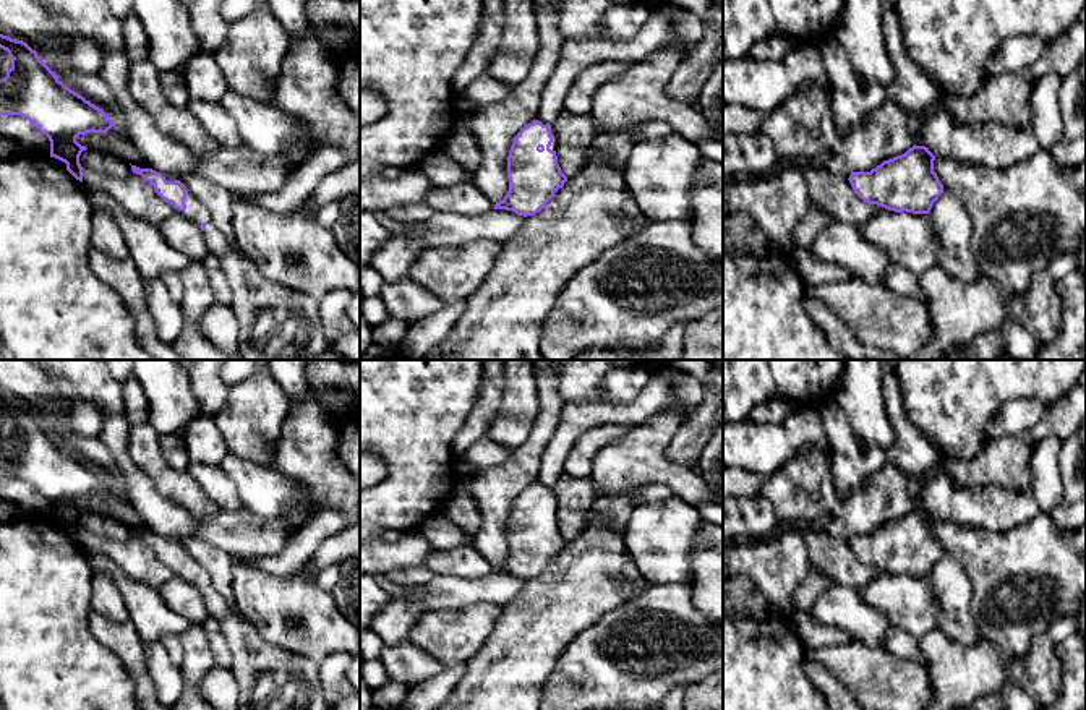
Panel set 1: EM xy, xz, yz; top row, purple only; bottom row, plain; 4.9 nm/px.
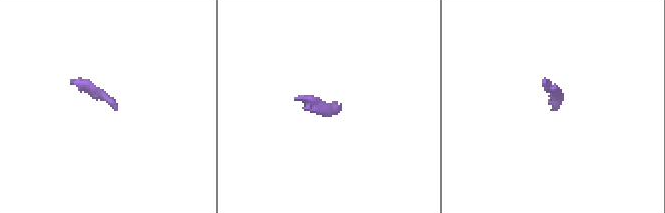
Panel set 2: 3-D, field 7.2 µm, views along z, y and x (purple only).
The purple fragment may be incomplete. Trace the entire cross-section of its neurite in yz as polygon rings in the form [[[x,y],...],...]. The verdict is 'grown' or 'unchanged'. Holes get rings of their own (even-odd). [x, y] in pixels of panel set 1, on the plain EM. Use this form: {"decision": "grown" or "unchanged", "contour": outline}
{"decision": "unchanged", "contour": [[[914,507],[870,535],[851,535],[848,543],[854,556],[869,567],[895,575],[929,577],[943,556],[934,524],[929,511]]]}

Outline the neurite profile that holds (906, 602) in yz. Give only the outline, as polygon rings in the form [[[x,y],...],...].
[[[882,574],[856,587],[896,629],[922,639],[937,627],[938,605],[929,577]]]

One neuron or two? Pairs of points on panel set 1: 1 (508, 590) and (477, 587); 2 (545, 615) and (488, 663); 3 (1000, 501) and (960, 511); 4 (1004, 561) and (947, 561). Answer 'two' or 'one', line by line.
1: one
2: one
3: one
4: two

